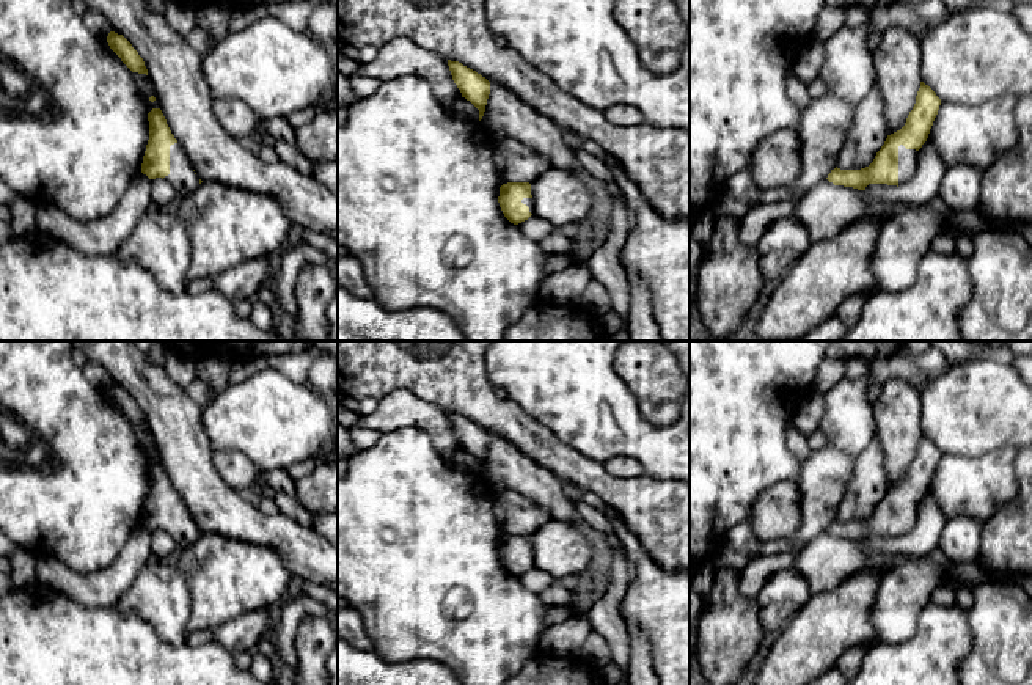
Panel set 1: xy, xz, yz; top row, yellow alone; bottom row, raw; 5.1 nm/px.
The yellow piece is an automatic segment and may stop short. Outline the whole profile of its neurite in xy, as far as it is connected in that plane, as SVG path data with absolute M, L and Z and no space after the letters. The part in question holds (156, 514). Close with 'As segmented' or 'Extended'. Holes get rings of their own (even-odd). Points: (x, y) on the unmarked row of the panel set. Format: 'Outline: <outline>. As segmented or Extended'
Outline: M160 460L148 465L149 492L143 507L141 525L149 531L162 529L184 548L203 534L190 517L181 496L171 485Z. Extended

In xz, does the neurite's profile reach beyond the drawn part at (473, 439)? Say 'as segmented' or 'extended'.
as segmented

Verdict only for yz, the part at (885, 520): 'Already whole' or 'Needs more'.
Needs more

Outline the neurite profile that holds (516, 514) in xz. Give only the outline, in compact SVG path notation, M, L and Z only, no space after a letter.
M503 490L493 496L493 514L503 536L531 536L550 520L547 509L515 490Z

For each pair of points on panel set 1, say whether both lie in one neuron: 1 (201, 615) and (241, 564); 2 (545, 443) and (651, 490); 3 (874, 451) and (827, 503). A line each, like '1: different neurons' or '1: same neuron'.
1: same neuron
2: same neuron
3: different neurons

